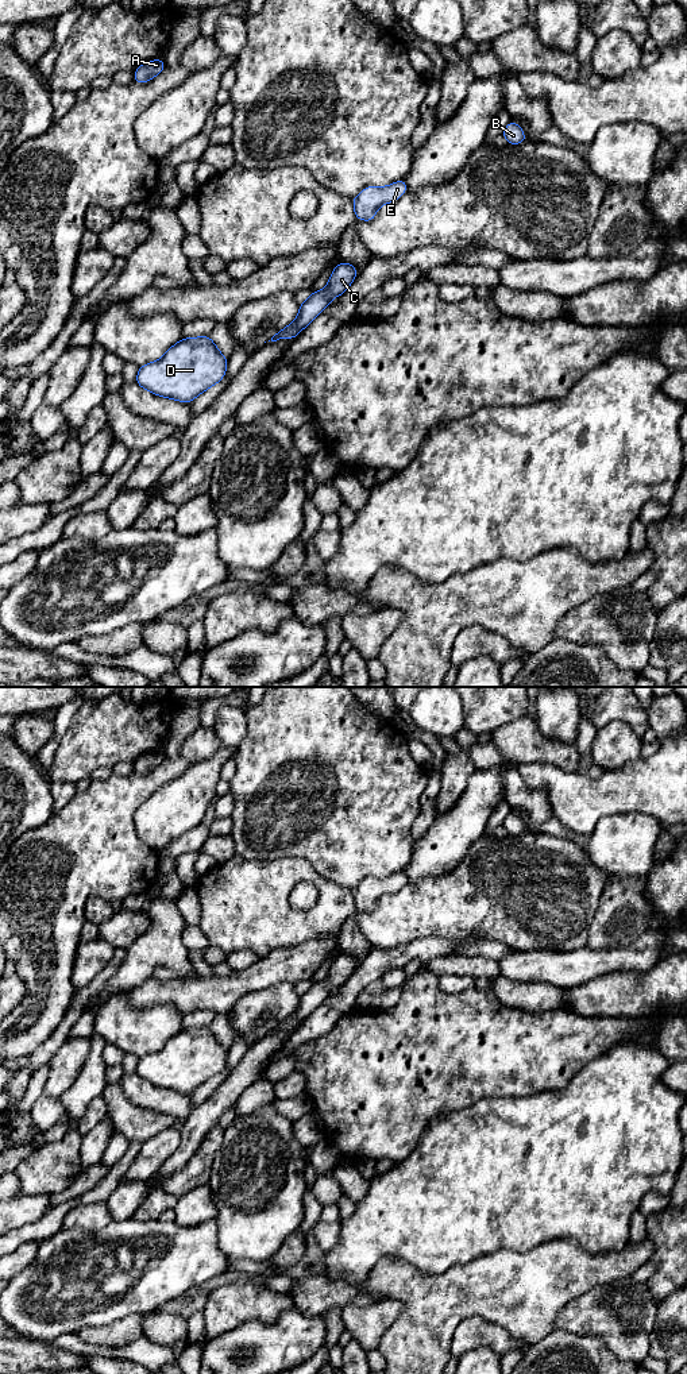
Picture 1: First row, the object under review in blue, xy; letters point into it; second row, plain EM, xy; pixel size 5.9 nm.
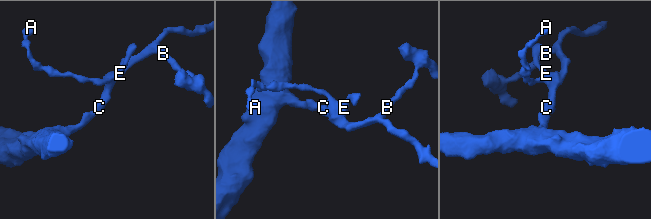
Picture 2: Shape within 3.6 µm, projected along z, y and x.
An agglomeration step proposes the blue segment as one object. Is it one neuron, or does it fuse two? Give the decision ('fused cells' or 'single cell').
single cell

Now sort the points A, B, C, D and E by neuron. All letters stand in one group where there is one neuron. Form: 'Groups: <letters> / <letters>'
Groups: A B C D E

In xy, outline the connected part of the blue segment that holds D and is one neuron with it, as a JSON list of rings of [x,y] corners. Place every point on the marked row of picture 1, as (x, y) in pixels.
[[[209,336],[182,337],[159,360],[139,367],[135,382],[155,395],[189,404],[224,378],[227,364]]]

